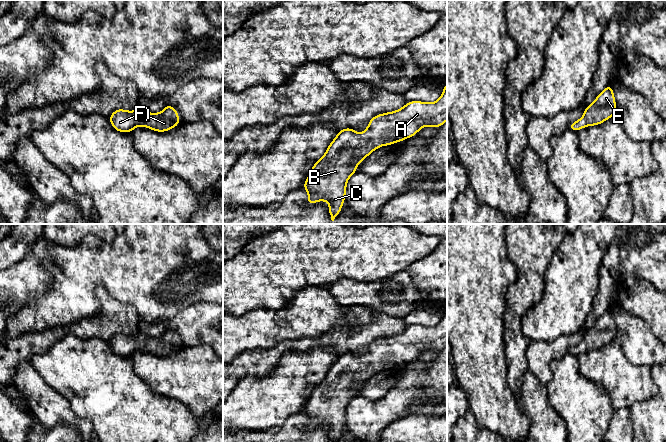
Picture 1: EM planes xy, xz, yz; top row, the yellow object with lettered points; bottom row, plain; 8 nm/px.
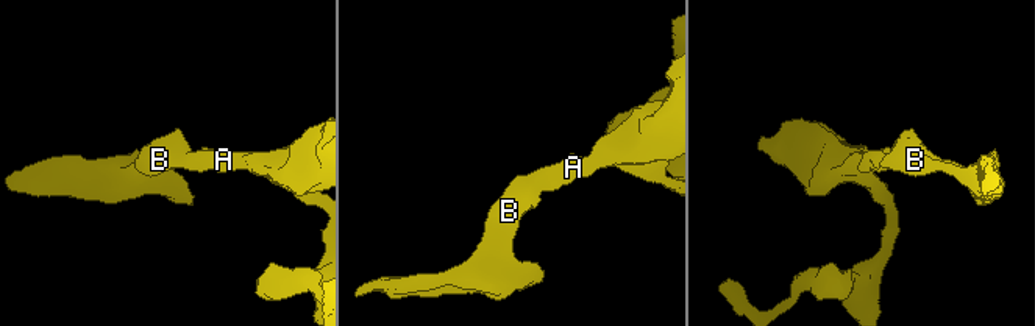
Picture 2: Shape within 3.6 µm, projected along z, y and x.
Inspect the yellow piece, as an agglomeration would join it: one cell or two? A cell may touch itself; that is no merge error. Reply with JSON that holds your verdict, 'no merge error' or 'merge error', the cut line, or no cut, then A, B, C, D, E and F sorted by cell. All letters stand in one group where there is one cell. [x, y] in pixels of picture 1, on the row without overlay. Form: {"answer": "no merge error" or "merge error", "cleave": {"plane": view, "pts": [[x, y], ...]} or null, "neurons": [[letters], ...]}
{"answer": "no merge error", "cleave": null, "neurons": [["A", "B", "C", "D", "E", "F"]]}

